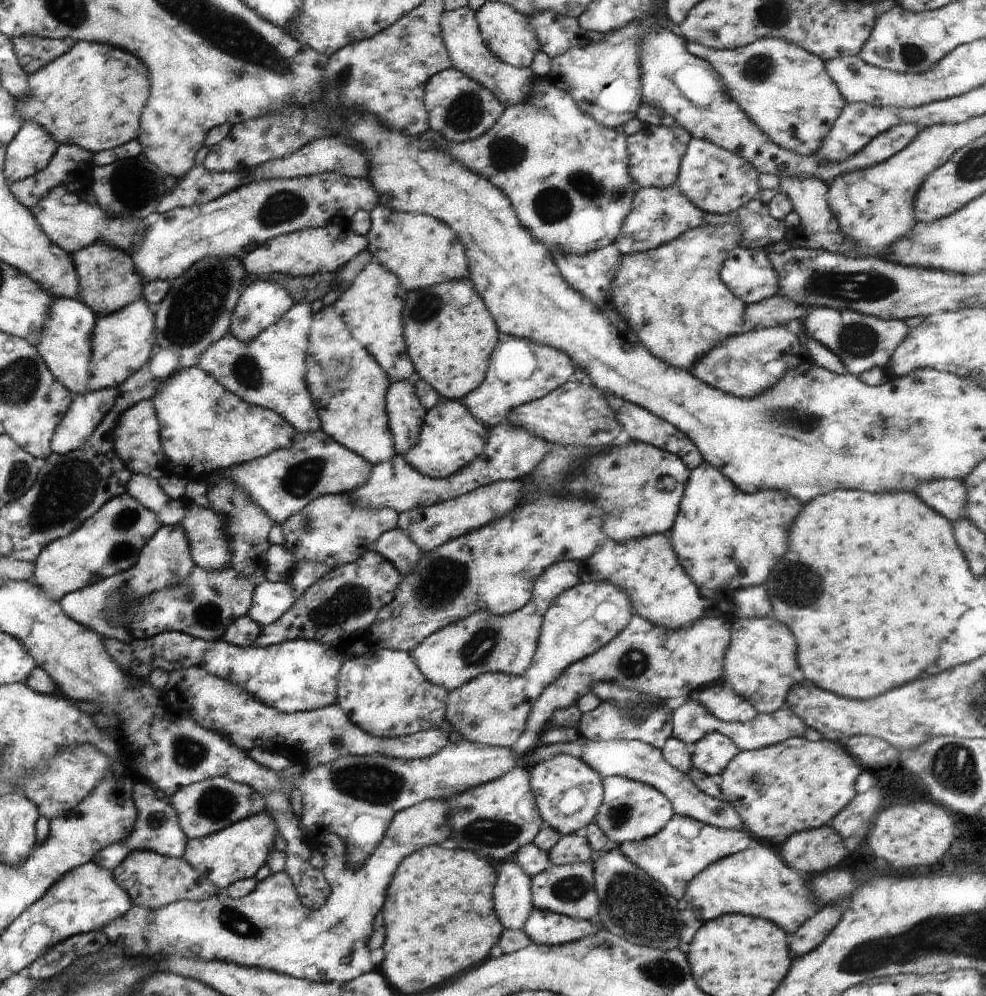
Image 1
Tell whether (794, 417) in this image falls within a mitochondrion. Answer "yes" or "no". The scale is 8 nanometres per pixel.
yes

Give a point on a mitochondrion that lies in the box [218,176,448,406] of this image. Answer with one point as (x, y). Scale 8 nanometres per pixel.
(283, 206)

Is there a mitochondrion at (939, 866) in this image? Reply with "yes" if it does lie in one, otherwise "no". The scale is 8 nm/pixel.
no

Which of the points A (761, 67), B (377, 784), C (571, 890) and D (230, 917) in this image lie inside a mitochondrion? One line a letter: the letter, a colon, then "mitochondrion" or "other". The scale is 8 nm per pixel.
A: mitochondrion
B: mitochondrion
C: mitochondrion
D: mitochondrion

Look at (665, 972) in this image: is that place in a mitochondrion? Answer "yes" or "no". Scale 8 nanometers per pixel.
yes

